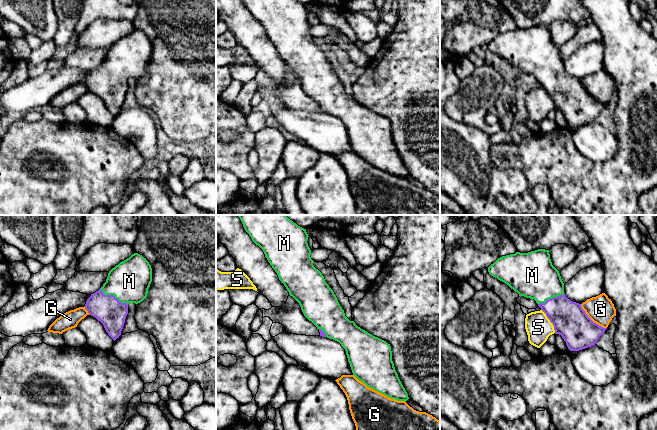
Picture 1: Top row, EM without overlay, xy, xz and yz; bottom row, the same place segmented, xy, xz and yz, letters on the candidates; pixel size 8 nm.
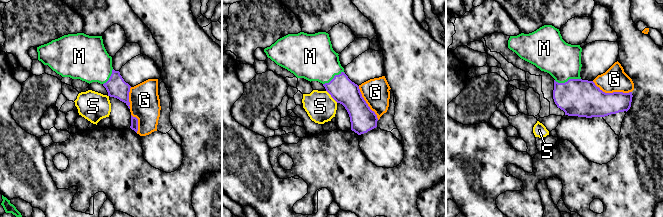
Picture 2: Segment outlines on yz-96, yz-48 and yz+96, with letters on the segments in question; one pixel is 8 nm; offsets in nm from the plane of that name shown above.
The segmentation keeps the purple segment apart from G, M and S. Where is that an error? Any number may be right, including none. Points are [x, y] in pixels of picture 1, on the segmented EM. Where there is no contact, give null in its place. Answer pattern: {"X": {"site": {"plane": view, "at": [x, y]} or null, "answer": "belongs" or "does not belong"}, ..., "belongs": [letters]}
{"G": {"site": {"plane": "yz", "at": [590, 319]}, "answer": "does not belong"}, "M": {"site": {"plane": "xy", "at": [113, 295]}, "answer": "belongs"}, "S": {"site": {"plane": "yz", "at": [550, 321]}, "answer": "does not belong"}, "belongs": ["M"]}

